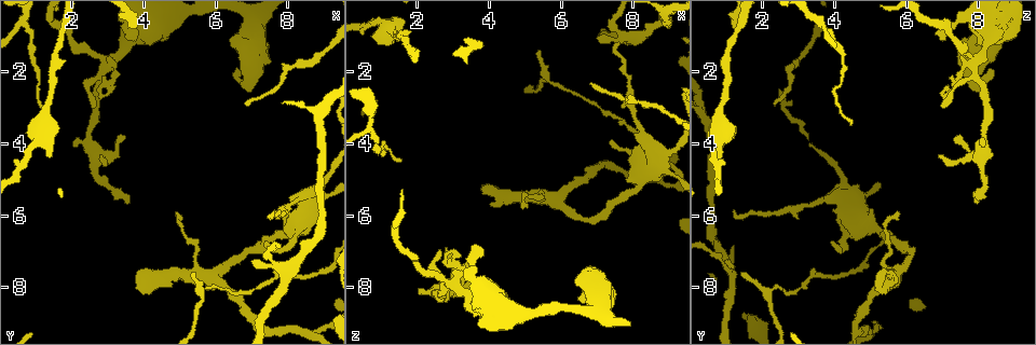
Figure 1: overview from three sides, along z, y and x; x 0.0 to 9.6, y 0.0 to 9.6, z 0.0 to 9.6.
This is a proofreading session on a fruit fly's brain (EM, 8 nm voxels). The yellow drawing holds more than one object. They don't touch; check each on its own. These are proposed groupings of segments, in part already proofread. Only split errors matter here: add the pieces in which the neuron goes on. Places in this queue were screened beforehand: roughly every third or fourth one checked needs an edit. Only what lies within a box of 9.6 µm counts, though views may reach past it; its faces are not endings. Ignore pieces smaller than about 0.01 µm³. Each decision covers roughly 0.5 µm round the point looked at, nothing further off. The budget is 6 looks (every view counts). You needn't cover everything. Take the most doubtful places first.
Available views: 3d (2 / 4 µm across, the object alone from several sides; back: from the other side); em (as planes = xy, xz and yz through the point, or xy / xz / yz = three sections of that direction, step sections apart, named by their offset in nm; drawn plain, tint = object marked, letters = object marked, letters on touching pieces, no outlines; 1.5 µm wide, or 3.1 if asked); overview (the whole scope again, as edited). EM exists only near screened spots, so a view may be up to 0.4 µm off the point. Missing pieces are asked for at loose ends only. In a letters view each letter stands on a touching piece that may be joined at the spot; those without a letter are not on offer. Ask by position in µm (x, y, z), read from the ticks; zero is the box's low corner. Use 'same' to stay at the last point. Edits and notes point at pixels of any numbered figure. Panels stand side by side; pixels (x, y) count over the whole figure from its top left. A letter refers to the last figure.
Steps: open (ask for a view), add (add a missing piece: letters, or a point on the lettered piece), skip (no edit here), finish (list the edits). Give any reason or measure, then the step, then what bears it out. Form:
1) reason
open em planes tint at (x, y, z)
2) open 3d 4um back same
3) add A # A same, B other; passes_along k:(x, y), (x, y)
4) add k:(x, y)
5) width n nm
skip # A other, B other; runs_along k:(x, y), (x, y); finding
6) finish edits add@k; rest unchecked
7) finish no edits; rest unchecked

free end
open em xy step 4 tint at (2.00, 4.05, 8.05)

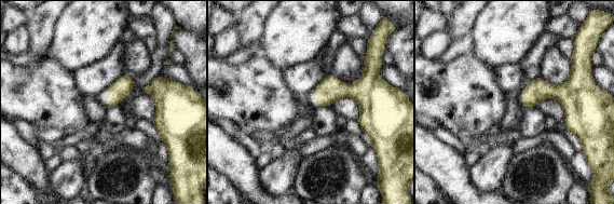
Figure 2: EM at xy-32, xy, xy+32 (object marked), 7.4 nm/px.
open em planes letters same

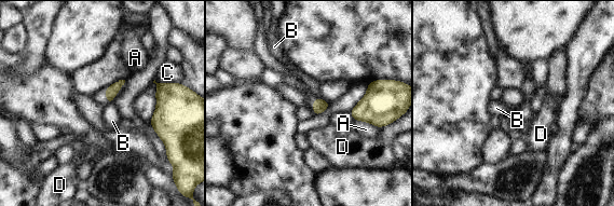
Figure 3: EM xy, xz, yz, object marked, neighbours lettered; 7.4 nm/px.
longest_contact A 190 nm
skip # A other, B other, C other, D other; border 3:(315, 97), (319, 98); no lettered piece goes on from it

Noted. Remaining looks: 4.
tapers out
open em planes letters at (5.50, 7.60, 1.45)

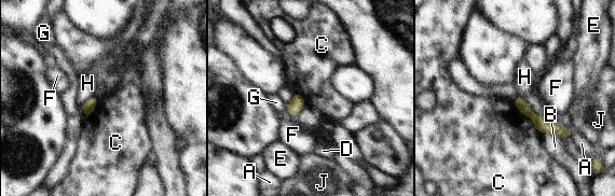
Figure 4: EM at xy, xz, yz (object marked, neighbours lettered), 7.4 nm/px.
width 80 nm
skip # A other, B other, C other, D other, E other, F other, G other, H other, J other; runs_along 4:(517, 101), (540, 123), (569, 134); none of them fits

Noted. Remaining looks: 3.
end of a long branch
open 3d 2um at (7.65, 5.90, 1.20)

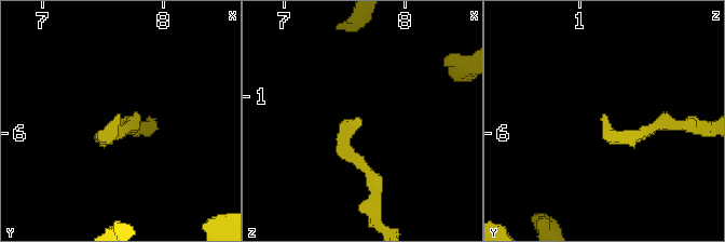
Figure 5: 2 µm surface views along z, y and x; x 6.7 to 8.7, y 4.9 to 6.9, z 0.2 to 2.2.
open em planes plain at (7.62, 5.90, 1.18)

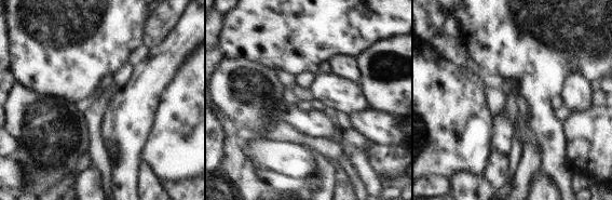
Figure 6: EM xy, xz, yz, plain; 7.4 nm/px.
what lies round it
open em planes letters same

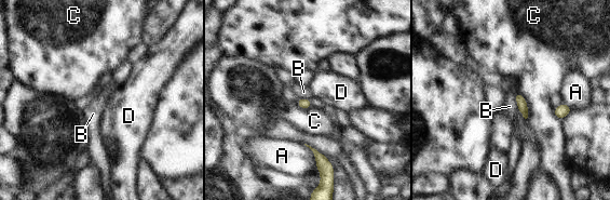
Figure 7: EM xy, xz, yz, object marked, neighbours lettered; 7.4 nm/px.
skip # A other, B other, C other, D other; no lettered piece goes on from it

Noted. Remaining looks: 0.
finish no edits; rest unchecked

